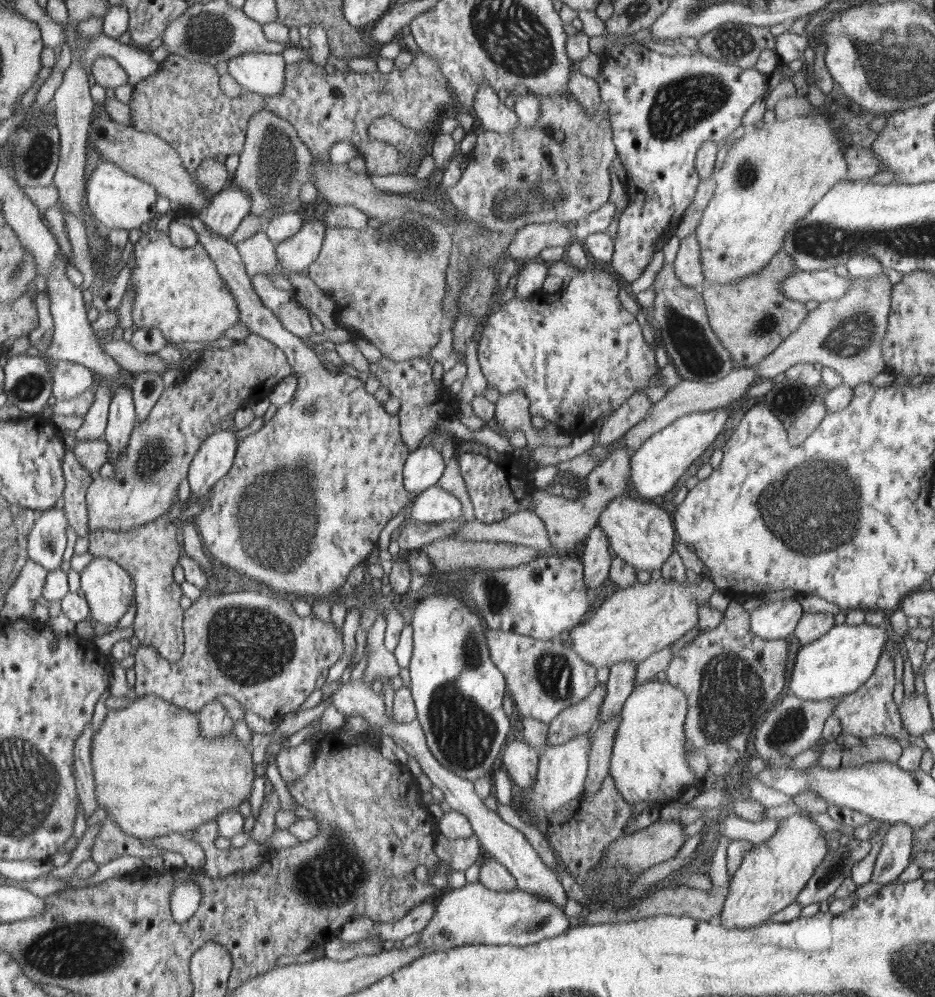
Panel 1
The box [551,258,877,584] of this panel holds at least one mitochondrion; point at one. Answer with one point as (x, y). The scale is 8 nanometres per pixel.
(820, 481)

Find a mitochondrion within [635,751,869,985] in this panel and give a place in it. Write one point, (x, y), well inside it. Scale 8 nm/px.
(827, 876)

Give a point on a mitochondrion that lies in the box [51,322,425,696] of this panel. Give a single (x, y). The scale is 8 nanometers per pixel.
(277, 518)

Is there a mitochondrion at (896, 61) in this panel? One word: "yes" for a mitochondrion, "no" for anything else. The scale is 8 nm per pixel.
yes

